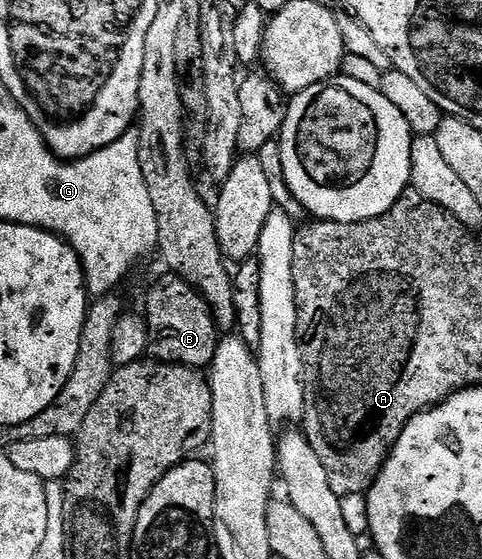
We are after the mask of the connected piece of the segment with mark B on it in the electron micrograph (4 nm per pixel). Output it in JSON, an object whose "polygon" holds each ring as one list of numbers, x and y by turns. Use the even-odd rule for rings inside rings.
{"polygon":[[170,272,164,275,164,278,159,278,152,284,151,291,147,294,147,310,145,309,149,328,147,354,157,362,168,362,174,366,191,366,195,370,202,371,210,367,221,341,221,331,215,324,211,305,203,299,203,293,200,290,194,290,184,278,179,278]]}

